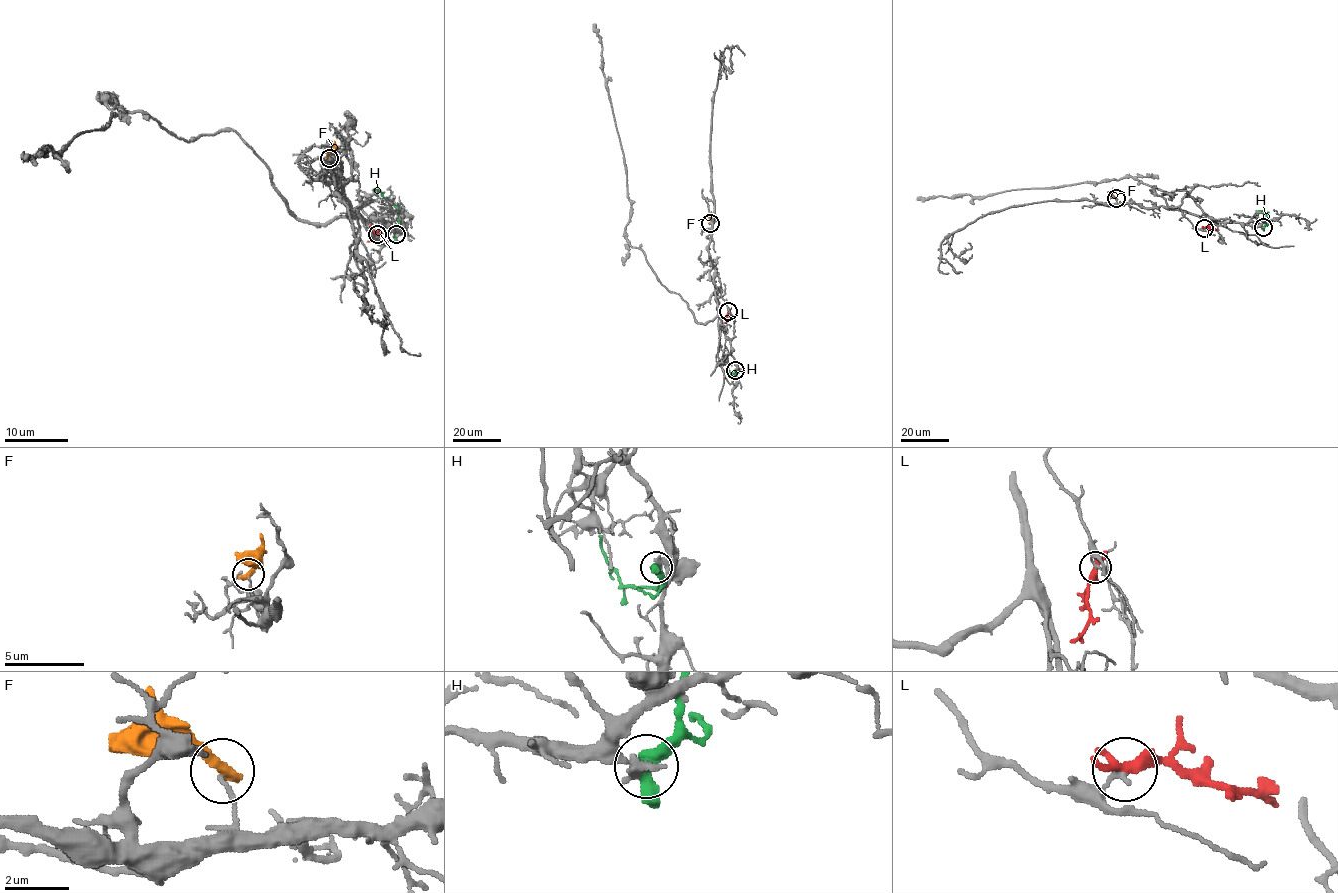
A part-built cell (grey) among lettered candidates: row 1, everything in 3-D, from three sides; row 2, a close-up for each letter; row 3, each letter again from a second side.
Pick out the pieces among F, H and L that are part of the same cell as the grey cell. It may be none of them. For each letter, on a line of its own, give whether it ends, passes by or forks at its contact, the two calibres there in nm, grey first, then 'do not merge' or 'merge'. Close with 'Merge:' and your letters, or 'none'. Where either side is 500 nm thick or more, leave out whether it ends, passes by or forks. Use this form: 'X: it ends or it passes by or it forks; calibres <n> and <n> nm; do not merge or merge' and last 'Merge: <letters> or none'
F: it ends; calibres 120 and 400 nm; do not merge
H: it passes by; calibres 360 and 440 nm; do not merge
L: it passes by; calibres 170 and 340 nm; do not merge
Merge: none

